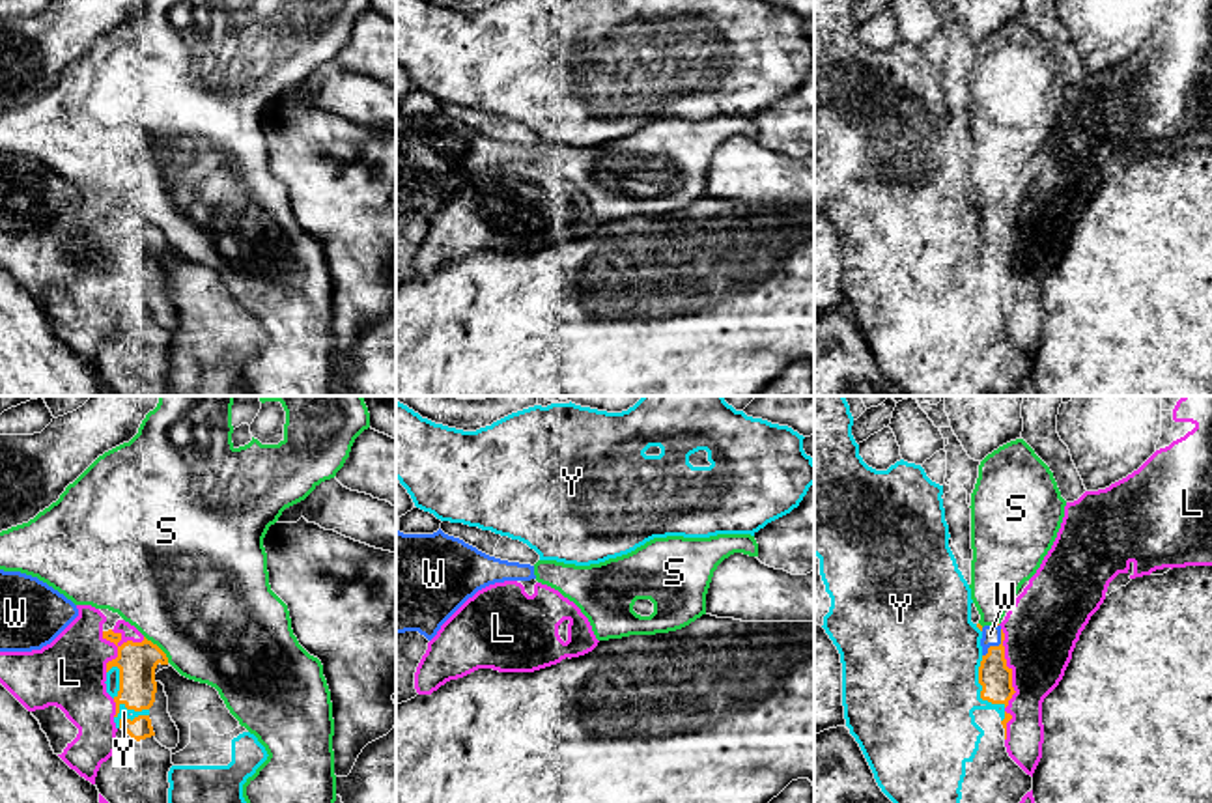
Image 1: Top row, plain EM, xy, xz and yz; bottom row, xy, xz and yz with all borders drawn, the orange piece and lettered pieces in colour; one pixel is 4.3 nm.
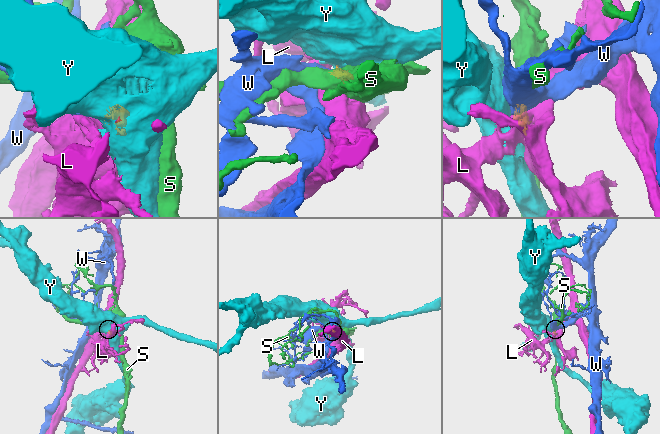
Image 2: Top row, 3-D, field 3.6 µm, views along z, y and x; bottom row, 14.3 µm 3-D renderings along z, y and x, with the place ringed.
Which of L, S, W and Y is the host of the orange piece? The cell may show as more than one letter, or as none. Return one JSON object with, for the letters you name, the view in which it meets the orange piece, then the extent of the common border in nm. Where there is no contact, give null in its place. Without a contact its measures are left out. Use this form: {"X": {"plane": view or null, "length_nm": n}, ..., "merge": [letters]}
{"W": {"plane": "yz", "length_nm": 150}, "merge": ["W"]}

